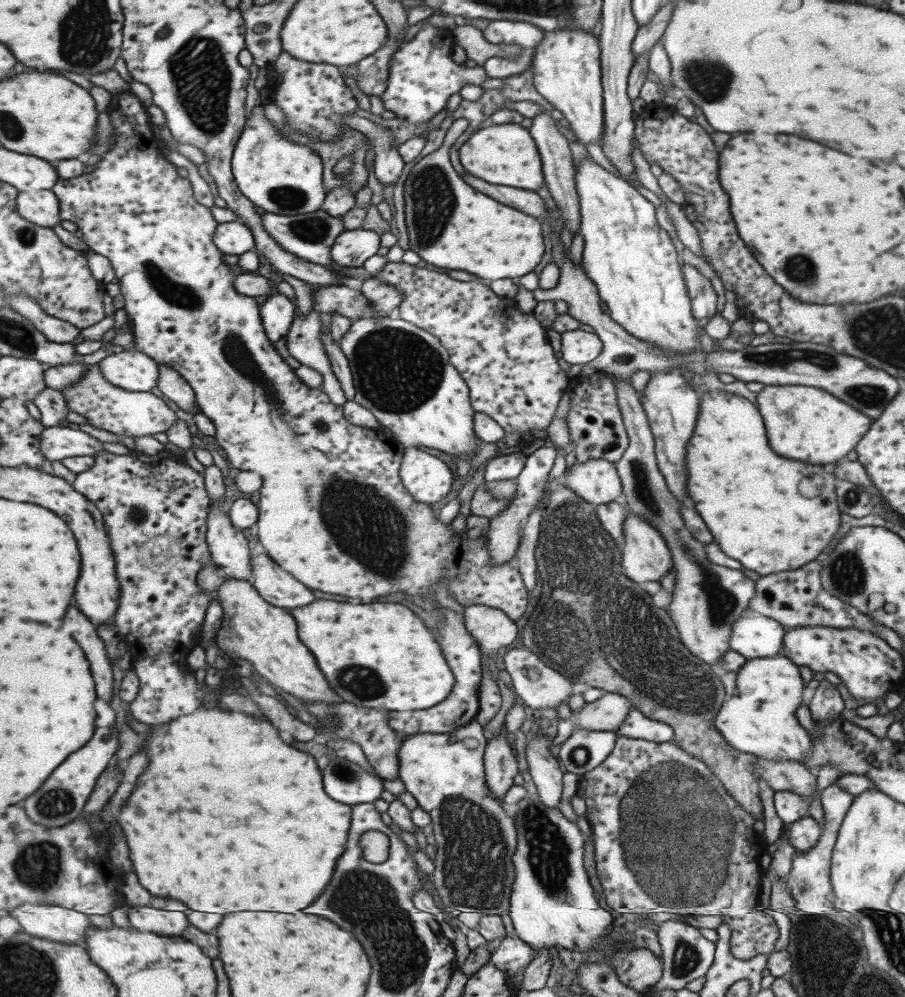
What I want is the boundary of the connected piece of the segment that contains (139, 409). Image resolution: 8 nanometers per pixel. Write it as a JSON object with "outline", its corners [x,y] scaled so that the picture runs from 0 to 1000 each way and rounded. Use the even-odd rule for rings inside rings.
{"outline":[[[106,365],[96,367],[97,371],[92,379],[67,394],[75,411],[92,417],[101,428],[118,431],[134,438],[151,438],[173,433],[182,434],[182,431],[194,425],[193,414],[179,400],[166,393],[141,393],[124,387],[120,382],[112,378]]]}

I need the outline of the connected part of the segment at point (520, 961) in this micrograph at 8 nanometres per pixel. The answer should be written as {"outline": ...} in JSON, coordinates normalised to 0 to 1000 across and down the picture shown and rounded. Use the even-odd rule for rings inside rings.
{"outline":[[[556,937],[551,948],[543,955],[539,965],[565,981],[578,968],[582,969],[587,965],[587,956],[589,951],[585,951],[585,947],[573,943],[569,937],[565,940]]]}

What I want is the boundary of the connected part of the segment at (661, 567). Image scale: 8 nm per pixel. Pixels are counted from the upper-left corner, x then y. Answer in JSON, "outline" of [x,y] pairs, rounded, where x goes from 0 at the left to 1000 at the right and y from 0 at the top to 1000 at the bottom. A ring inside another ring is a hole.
{"outline":[[[691,511],[691,522],[688,522],[688,547],[686,548],[685,567],[688,576],[706,586],[706,584],[728,584],[743,568],[743,560],[735,546],[733,539],[719,528],[715,526],[708,518],[699,516]]]}

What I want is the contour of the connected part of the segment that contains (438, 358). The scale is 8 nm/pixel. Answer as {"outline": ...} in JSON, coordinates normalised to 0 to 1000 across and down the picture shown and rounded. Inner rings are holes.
{"outline":[[[428,317],[389,321],[373,344],[386,366],[391,390],[390,402],[408,411],[420,428],[430,430],[444,449],[464,445],[491,457],[503,457],[507,462],[502,473],[507,477],[516,476],[520,467],[518,461],[527,455],[527,443],[530,443],[523,432],[523,415],[526,413],[519,407],[518,393],[512,379],[496,364],[496,356],[487,344],[474,333],[450,322]]]}

